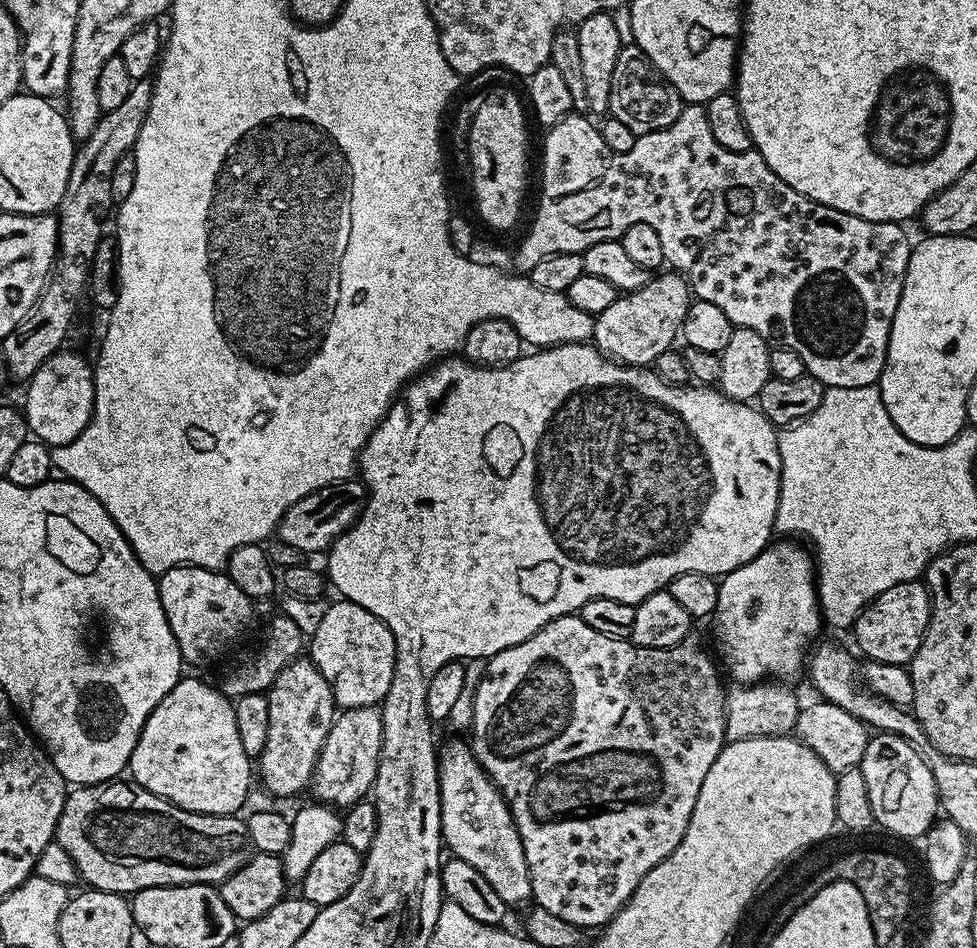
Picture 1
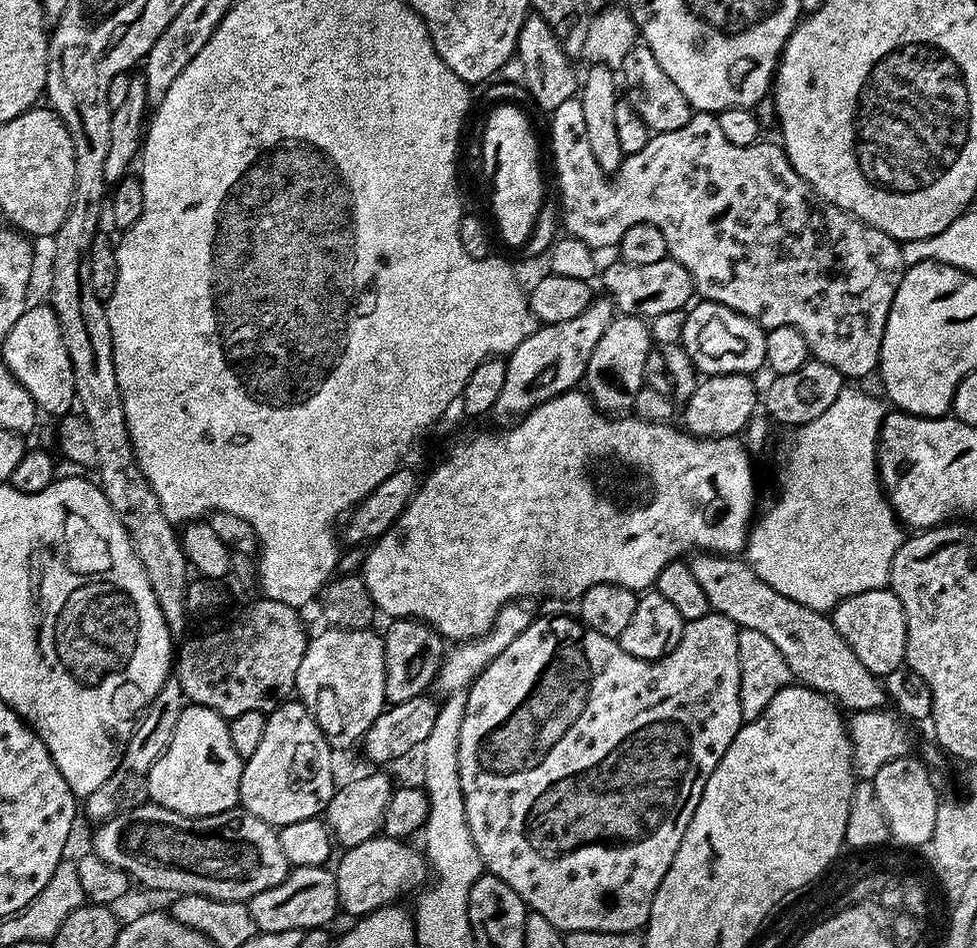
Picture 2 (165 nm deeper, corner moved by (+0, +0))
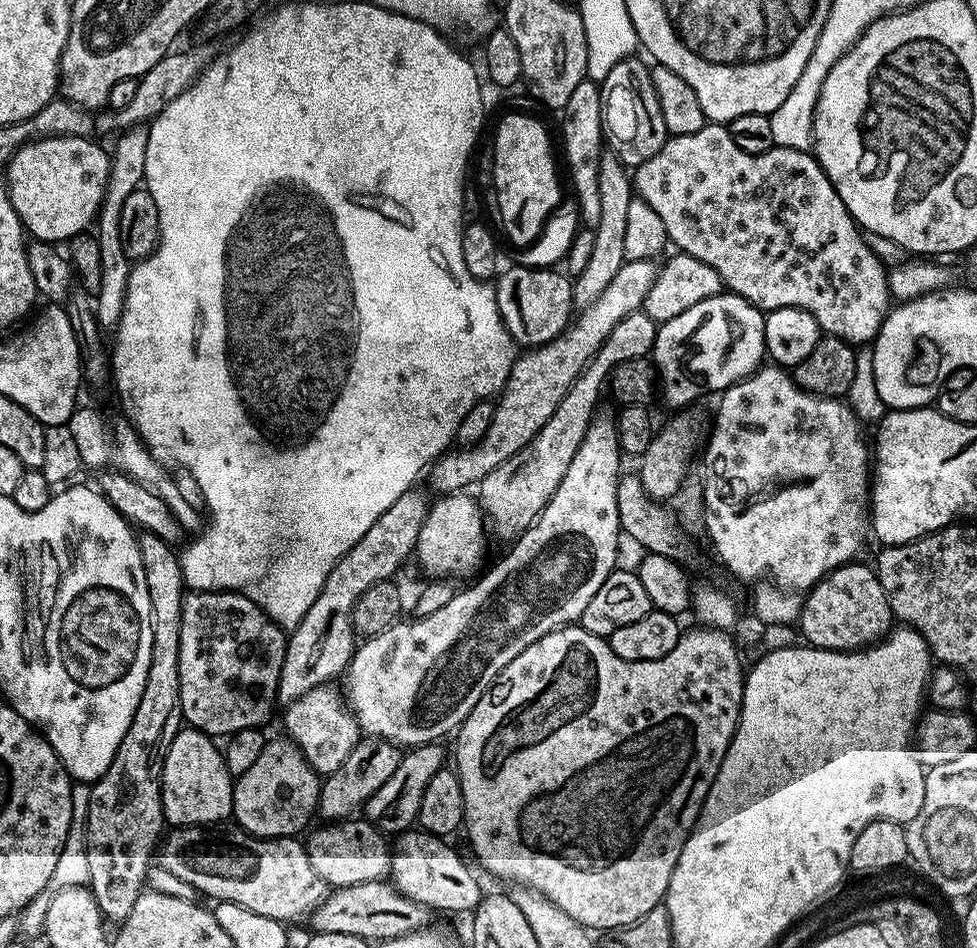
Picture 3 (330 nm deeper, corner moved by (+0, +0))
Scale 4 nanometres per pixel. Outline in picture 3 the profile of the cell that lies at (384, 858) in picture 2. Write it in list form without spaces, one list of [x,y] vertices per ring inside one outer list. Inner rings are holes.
[[[409,830],[397,840],[400,841],[394,844],[390,880],[401,894],[429,910],[468,914],[476,909],[482,899],[480,884],[448,842],[423,830]]]

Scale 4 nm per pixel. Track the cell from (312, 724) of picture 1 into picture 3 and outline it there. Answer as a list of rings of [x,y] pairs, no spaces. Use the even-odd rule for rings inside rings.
[[[287,738],[269,739],[254,766],[235,781],[232,790],[232,816],[243,831],[252,836],[295,837],[317,811],[322,780],[300,753],[300,747]]]

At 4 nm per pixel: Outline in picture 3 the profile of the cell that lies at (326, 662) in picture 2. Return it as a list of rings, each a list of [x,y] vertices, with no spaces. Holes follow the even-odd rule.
[[[329,682],[314,690],[306,690],[302,698],[291,700],[283,709],[287,739],[300,747],[300,753],[308,765],[321,778],[334,774],[334,770],[338,770],[338,766],[350,758],[350,750],[354,750],[356,743],[362,739],[360,727],[352,716],[345,693],[341,689],[339,692],[336,686]]]

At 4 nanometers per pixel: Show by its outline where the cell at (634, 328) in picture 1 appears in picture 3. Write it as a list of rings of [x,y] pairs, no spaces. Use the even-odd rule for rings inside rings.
[[[591,423],[566,474],[537,519],[515,538],[513,548],[477,584],[460,588],[450,602],[434,614],[401,619],[382,630],[382,634],[367,637],[357,647],[346,669],[346,699],[365,737],[388,740],[397,746],[439,741],[439,736],[459,729],[498,673],[510,666],[526,646],[538,642],[538,638],[555,628],[579,621],[590,598],[598,594],[598,586],[602,586],[617,567],[616,551],[622,537],[618,518],[620,459],[622,453],[615,423]]]

